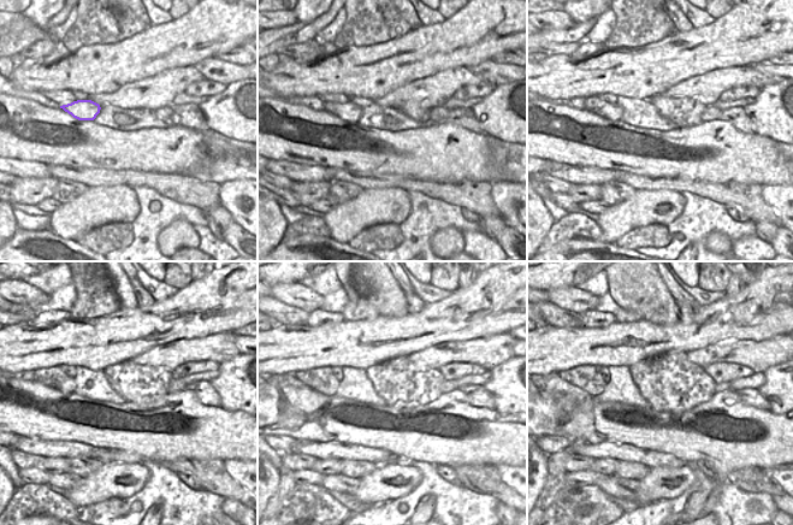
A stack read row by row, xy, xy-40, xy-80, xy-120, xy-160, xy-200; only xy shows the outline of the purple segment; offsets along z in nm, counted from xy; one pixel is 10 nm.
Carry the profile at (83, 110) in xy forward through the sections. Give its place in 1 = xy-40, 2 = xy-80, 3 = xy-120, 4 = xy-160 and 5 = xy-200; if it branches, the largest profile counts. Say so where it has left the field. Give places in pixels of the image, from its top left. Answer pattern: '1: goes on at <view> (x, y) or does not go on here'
1: goes on at xy-40 (350, 112)
2: goes on at xy-80 (593, 104)
3: goes on at xy-120 (54, 377)
4: goes on at xy-160 (323, 379)
5: goes on at xy-200 (587, 377)

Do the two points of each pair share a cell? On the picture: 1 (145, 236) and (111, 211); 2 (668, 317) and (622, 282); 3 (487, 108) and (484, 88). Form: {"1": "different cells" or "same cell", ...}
{"1": "different cells", "2": "same cell", "3": "different cells"}

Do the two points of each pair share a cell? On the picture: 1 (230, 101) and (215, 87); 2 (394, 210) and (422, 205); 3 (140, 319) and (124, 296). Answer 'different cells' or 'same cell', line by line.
1: different cells
2: different cells
3: different cells

